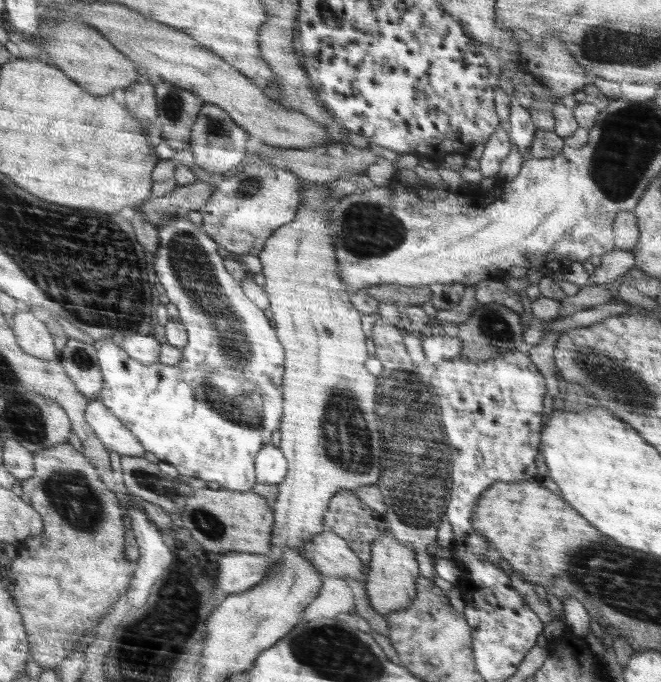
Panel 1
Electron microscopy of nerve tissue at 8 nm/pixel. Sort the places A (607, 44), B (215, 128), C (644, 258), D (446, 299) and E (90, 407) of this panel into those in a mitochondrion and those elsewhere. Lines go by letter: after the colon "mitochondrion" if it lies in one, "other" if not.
A: mitochondrion
B: mitochondrion
C: other
D: other
E: other

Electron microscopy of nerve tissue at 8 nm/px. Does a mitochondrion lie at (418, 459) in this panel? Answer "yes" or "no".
yes

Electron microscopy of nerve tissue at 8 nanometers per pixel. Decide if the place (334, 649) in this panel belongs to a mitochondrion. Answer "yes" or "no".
yes

